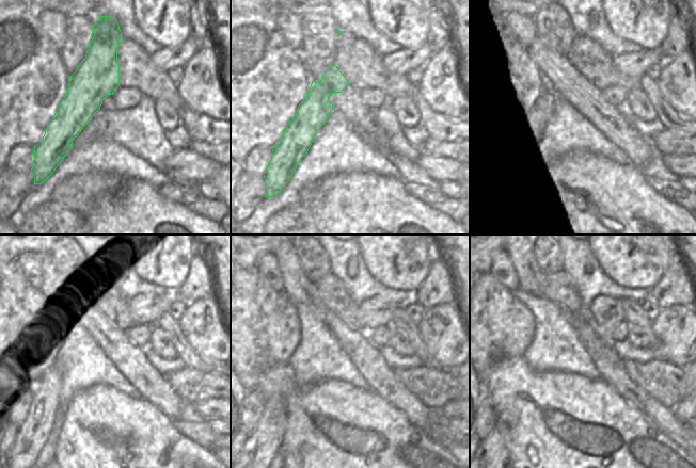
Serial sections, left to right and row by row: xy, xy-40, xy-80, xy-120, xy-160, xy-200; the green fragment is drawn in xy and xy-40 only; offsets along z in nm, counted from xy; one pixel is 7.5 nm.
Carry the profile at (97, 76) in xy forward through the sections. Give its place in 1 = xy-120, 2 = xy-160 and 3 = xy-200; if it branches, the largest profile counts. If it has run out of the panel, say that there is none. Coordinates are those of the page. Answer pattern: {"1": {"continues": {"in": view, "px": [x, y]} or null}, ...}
{"1": {"continues": {"in": "xy-120", "px": [31, 432]}}, "2": {"continues": {"in": "xy-160", "px": [263, 445]}}, "3": {"continues": {"in": "xy-200", "px": [491, 451]}}}

